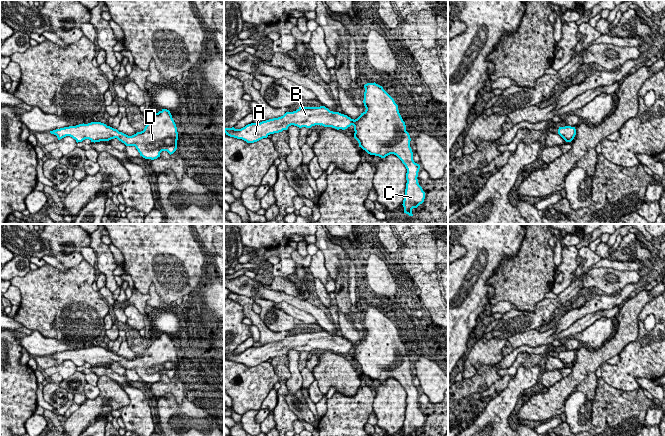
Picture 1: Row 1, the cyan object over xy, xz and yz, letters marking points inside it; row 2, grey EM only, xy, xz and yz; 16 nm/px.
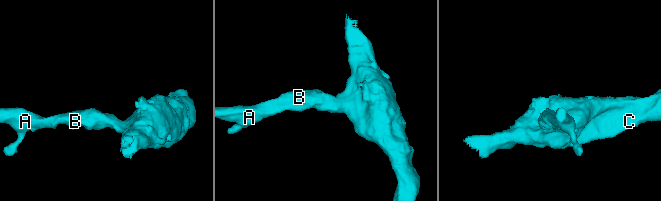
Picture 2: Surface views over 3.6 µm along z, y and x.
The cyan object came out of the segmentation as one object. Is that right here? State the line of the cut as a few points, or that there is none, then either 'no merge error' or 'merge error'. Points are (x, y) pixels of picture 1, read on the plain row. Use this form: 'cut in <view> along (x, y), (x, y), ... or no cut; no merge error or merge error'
no cut; no merge error

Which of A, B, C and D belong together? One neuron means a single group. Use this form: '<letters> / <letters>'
A B C D

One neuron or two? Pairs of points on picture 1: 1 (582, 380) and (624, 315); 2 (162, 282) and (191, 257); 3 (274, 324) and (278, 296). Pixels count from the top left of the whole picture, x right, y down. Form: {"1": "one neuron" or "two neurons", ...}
{"1": "one neuron", "2": "one neuron", "3": "two neurons"}

